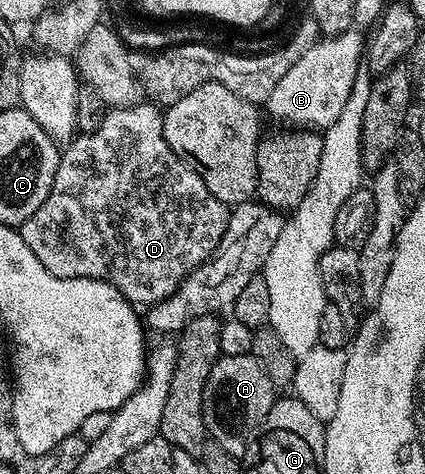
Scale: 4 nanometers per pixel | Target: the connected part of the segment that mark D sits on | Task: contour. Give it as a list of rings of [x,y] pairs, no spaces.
[[[138,101],[132,107],[115,107],[106,110],[99,129],[86,135],[78,134],[61,151],[61,160],[57,166],[55,181],[51,185],[51,193],[47,193],[47,201],[43,201],[43,205],[39,205],[39,209],[35,209],[35,213],[31,213],[31,217],[27,217],[27,221],[19,228],[27,249],[31,249],[35,257],[39,257],[43,269],[47,269],[60,279],[102,279],[120,295],[124,295],[130,303],[152,305],[162,303],[167,297],[171,297],[171,293],[177,291],[177,287],[200,263],[207,262],[213,256],[227,229],[230,208],[223,201],[216,199],[211,189],[207,189],[200,170],[186,162],[182,156],[176,155],[167,145],[163,137],[162,114],[162,108],[149,101]]]

